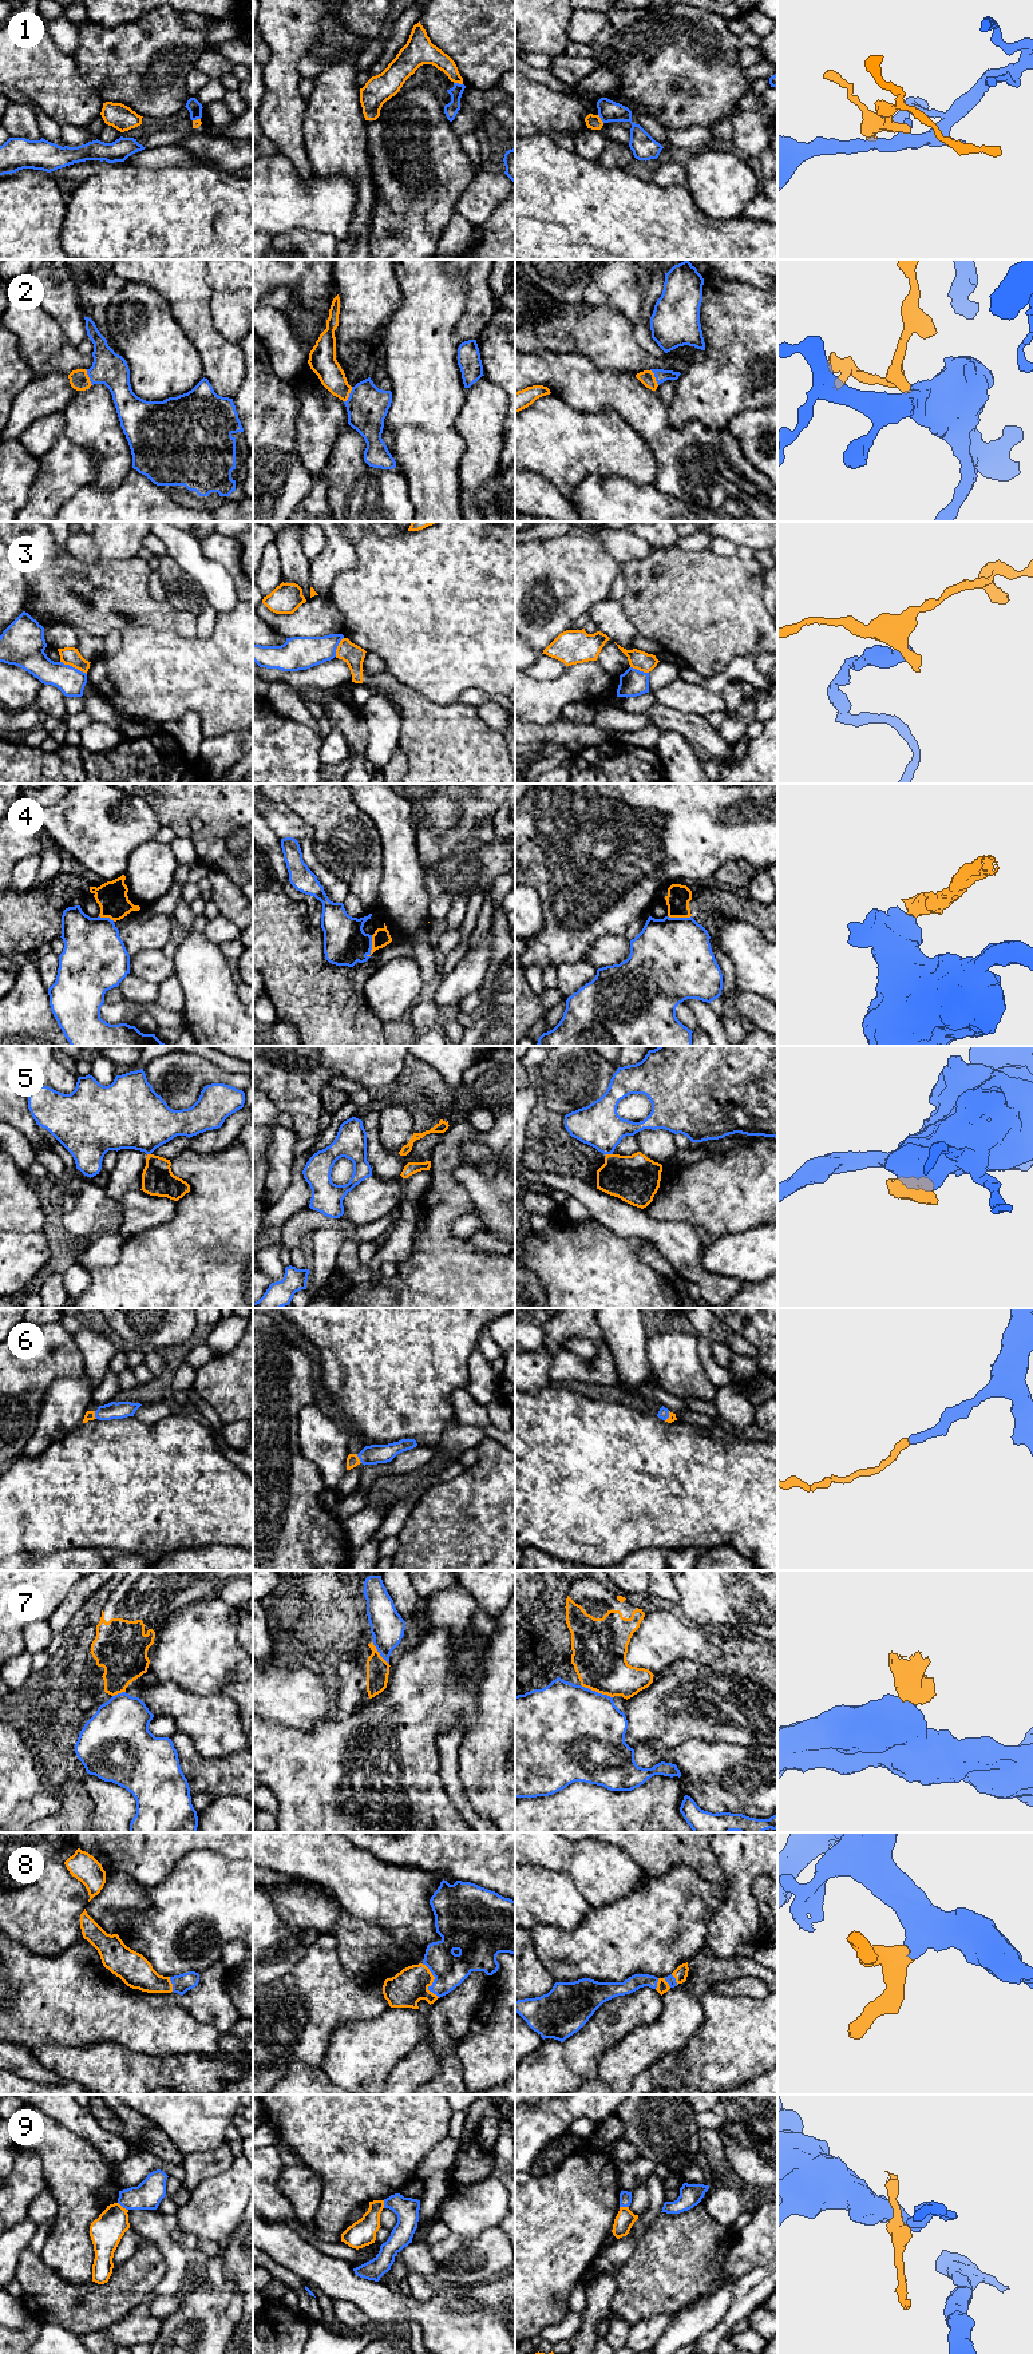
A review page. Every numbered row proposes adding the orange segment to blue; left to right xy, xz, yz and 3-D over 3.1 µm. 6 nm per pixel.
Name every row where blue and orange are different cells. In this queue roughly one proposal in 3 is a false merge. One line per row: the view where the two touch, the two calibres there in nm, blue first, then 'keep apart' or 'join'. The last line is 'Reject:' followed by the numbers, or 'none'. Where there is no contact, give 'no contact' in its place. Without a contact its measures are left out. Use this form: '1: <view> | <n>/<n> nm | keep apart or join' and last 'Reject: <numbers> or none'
1: xz | 80/130 nm | keep apart
2: xz | 260/160 nm | join
3: xy | 170/110 nm | keep apart
4: xz | 260/100 nm | keep apart
5: yz | 260/300 nm | keep apart
6: xz | 120/80 nm | join
7: yz | 500/320 nm | keep apart
8: xz | 200/220 nm | join
9: xy | 170/200 nm | keep apart
Reject: 1, 3, 4, 5, 7, 9

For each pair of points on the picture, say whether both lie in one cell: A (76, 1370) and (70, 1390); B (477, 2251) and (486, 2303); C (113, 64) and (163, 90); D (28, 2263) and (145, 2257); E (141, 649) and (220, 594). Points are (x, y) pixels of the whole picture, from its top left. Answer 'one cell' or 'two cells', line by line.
A: two cells
B: two cells
C: one cell
D: one cell
E: two cells

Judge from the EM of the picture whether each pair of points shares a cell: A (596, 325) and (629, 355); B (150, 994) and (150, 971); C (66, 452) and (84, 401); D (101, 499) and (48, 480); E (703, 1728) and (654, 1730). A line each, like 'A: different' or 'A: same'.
A: same
B: different
C: different
D: different
E: same

